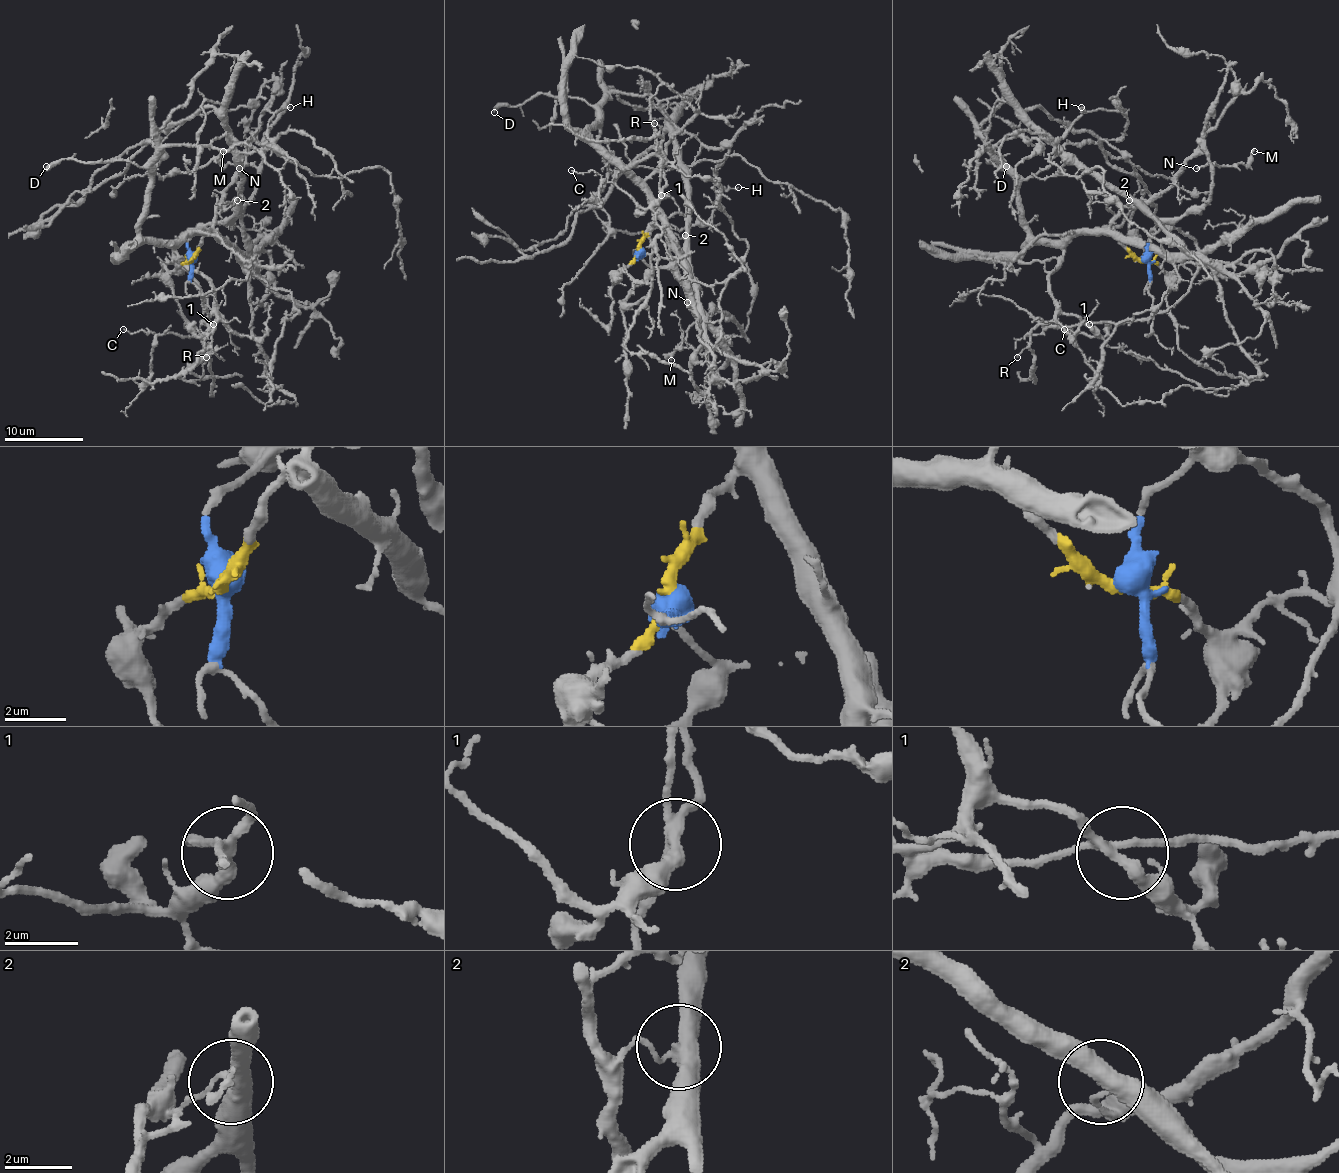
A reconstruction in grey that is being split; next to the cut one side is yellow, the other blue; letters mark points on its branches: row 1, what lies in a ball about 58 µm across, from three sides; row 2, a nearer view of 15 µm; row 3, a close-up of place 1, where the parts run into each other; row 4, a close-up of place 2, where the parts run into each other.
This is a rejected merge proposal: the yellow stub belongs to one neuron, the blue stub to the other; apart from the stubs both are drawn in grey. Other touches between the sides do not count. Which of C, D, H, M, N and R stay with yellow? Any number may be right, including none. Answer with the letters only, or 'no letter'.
C, D, R

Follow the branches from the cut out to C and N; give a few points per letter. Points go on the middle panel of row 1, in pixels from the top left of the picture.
C: (639, 247), (657, 203), (623, 170), (661, 156), (665, 188), (647, 207), (592, 170), (572, 170)
N: (639, 249), (635, 253), (651, 267), (673, 269), (687, 301), (705, 318), (697, 318), (687, 303)

